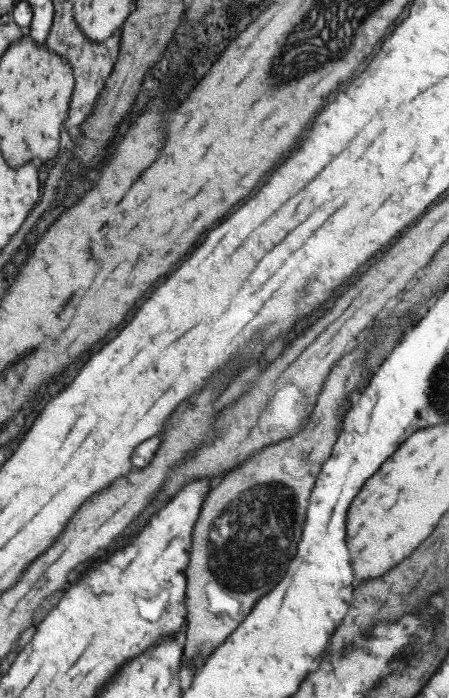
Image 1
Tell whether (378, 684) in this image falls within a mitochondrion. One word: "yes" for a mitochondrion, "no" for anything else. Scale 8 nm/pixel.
no

